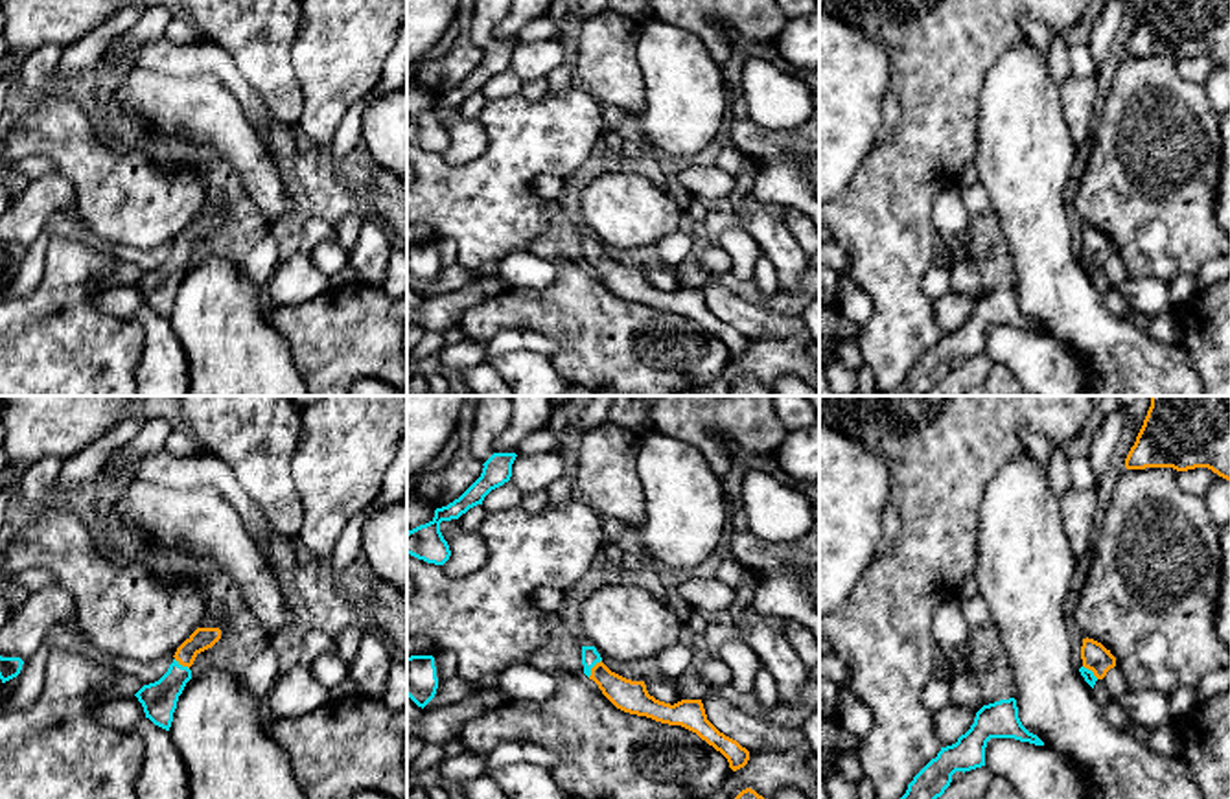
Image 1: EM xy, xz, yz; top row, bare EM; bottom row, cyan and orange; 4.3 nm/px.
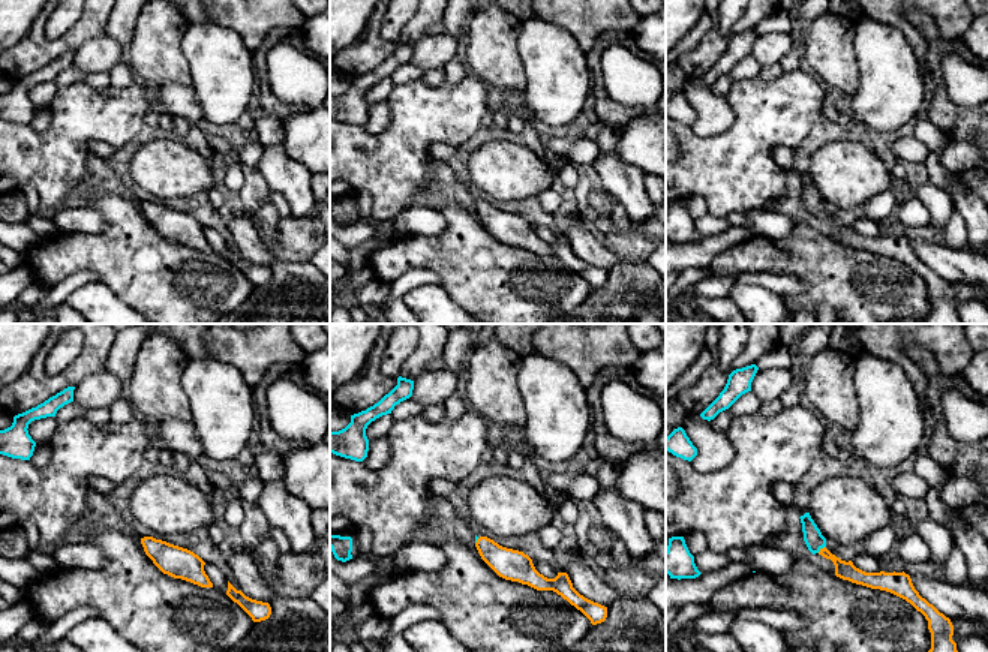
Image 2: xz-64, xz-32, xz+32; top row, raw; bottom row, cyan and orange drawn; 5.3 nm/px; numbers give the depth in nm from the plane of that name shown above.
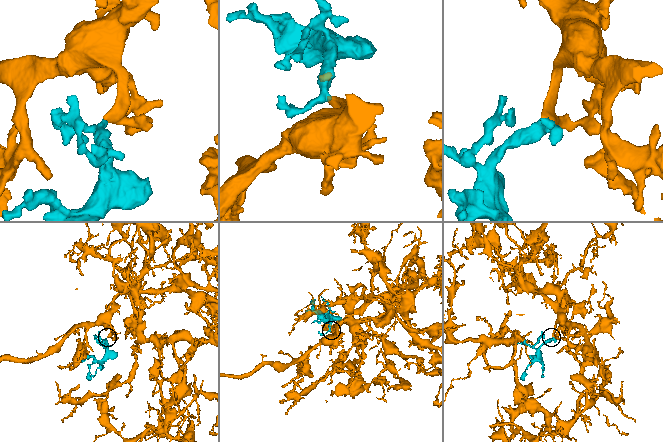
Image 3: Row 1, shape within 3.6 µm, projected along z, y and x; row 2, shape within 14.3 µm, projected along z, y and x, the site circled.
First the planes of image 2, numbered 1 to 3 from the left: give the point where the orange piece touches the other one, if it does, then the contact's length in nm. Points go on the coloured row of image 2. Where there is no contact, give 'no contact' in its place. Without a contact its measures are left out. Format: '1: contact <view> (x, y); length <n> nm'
1: no contact
2: contact xz-32 (476, 541); length 40 nm
3: contact xz+32 (820, 547); length 60 nm

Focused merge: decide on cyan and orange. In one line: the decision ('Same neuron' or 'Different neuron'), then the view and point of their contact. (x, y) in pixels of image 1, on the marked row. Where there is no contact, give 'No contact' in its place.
Same neuron. Touches cyan at xz (591, 667)

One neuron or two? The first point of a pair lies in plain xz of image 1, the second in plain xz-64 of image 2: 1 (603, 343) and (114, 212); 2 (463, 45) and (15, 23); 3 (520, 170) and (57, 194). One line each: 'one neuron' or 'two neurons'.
1: one neuron
2: two neurons
3: one neuron

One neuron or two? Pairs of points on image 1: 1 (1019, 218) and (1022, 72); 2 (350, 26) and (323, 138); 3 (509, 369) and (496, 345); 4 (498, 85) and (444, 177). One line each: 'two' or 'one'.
1: one
2: one
3: two
4: two

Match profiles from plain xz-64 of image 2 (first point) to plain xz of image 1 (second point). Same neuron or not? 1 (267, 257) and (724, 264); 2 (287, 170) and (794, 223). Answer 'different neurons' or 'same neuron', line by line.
1: different neurons
2: different neurons

